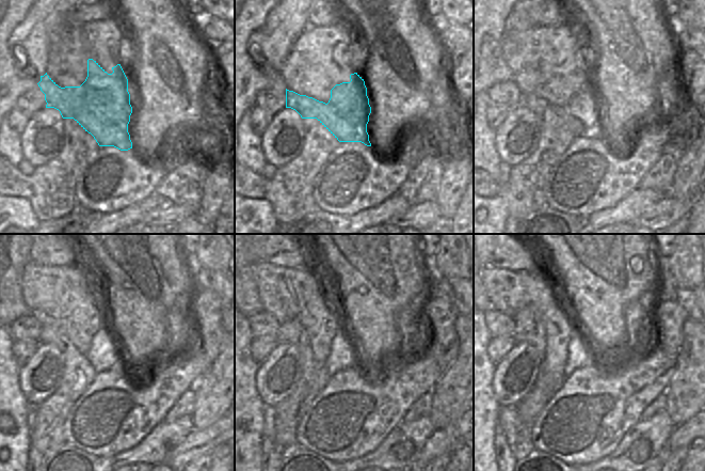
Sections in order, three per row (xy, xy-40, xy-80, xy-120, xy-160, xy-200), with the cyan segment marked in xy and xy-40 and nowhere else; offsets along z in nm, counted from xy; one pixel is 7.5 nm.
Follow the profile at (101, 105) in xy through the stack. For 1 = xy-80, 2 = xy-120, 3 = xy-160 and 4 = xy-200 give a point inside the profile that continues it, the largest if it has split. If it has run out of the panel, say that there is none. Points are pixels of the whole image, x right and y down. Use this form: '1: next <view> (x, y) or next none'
1: next xy-80 (576, 127)
2: next xy-120 (62, 342)
3: next xy-160 (302, 341)
4: next xy-200 (539, 342)

